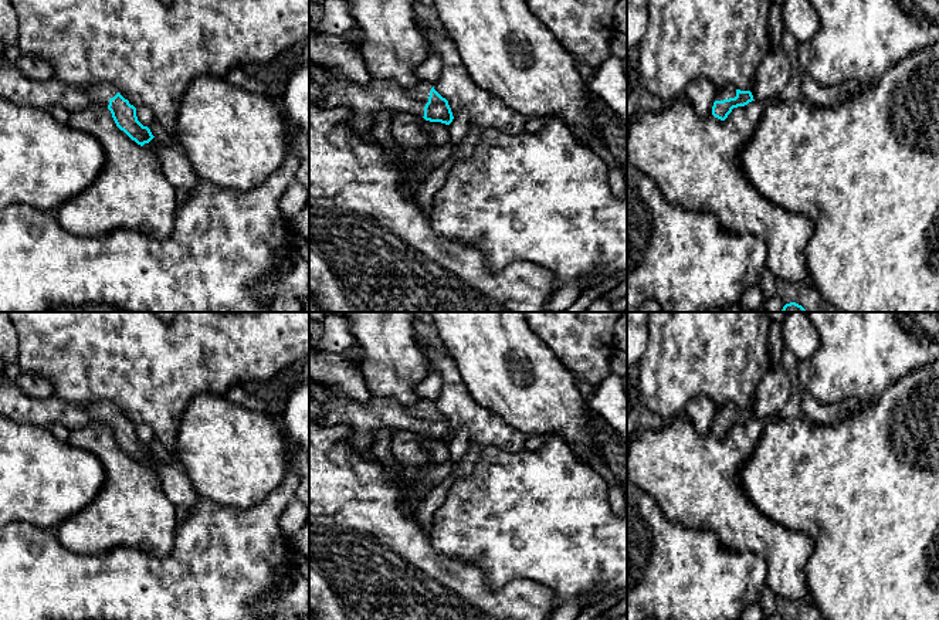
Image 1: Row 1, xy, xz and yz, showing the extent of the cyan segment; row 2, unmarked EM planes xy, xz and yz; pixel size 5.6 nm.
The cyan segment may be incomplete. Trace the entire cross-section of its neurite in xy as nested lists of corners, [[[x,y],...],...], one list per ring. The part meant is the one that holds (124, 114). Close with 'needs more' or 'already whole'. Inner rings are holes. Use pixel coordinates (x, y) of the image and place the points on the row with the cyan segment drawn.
[[[0,41],[0,96],[23,106],[50,109],[61,106],[68,112],[89,105],[106,106],[116,126],[132,140],[143,146],[155,136],[148,126],[143,126],[136,116],[136,108],[129,104],[112,85],[95,84],[75,87],[57,78],[50,81],[34,81],[11,62],[4,54],[4,44]]]; needs more

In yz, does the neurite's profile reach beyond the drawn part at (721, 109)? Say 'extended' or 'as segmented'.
extended

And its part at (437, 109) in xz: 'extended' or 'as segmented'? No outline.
extended

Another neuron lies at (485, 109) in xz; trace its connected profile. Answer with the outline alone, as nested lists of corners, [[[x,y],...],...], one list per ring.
[[[420,17],[417,21],[428,41],[431,54],[441,60],[441,77],[433,87],[448,101],[452,116],[465,109],[470,114],[471,128],[492,128],[506,135],[525,133],[528,118],[471,79],[455,44],[441,28],[430,27]]]

